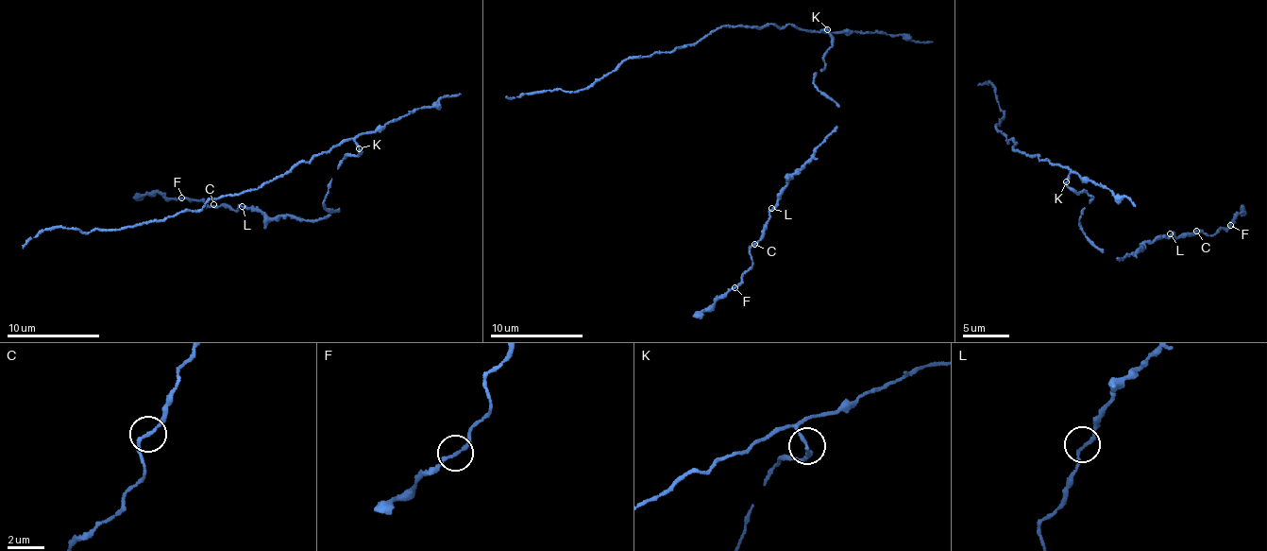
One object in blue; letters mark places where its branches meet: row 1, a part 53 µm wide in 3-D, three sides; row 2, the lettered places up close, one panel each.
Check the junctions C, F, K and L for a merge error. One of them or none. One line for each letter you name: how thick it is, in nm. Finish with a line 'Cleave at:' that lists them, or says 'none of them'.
K: Thickness 170 nm
Cleave at: K

